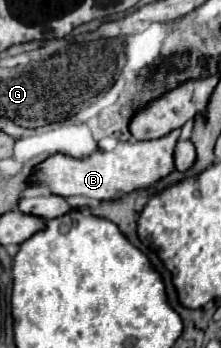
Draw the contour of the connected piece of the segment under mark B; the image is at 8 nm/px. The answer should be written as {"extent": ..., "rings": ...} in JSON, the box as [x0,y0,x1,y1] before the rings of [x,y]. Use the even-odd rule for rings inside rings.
{"extent":[30,131,180,207],"rings":[[[172,131],[162,139],[128,141],[118,143],[110,153],[98,151],[88,159],[74,159],[66,155],[52,155],[38,165],[38,171],[30,177],[36,185],[50,187],[52,193],[68,199],[70,205],[95,207],[118,199],[122,193],[148,189],[174,171],[174,145],[180,131]]]}

